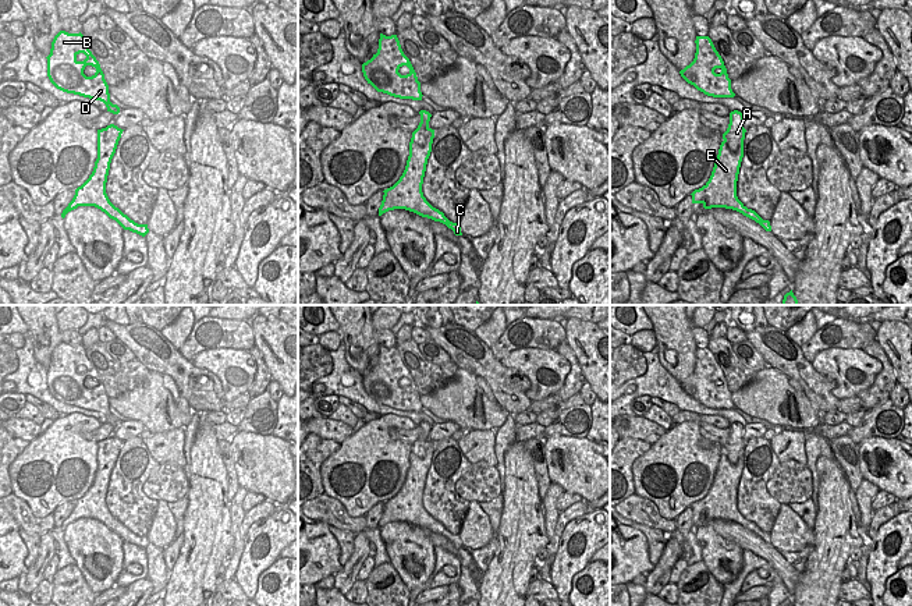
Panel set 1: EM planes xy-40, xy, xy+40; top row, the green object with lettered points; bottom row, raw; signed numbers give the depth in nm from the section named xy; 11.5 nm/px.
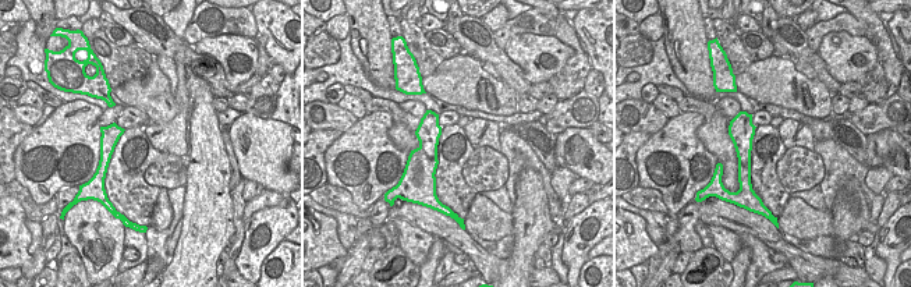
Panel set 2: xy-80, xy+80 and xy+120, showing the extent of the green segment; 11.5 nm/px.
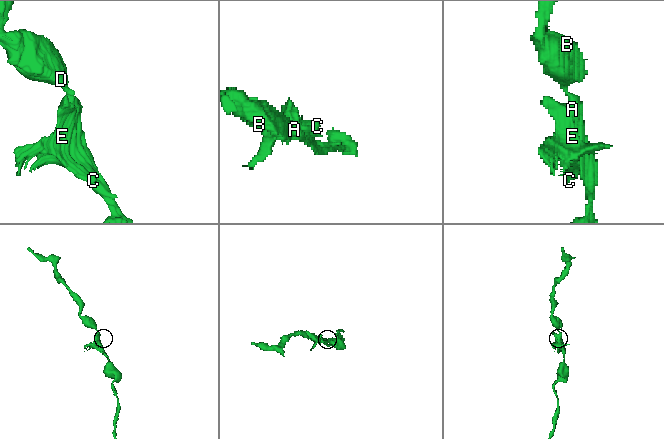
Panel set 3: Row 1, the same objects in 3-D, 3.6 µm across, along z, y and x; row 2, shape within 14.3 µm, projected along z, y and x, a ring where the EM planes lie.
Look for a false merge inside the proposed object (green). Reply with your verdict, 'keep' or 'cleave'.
cleave

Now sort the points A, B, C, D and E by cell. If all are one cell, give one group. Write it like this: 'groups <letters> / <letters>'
groups A B D / C E

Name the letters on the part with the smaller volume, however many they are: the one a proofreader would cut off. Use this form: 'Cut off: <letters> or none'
Cut off: C, E

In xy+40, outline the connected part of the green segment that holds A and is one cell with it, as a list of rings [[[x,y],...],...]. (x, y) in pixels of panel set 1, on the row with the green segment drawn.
[[[738,110],[730,113],[730,124],[723,134],[723,139],[727,142],[731,152],[738,152],[744,143],[746,130],[744,128],[744,114]]]

